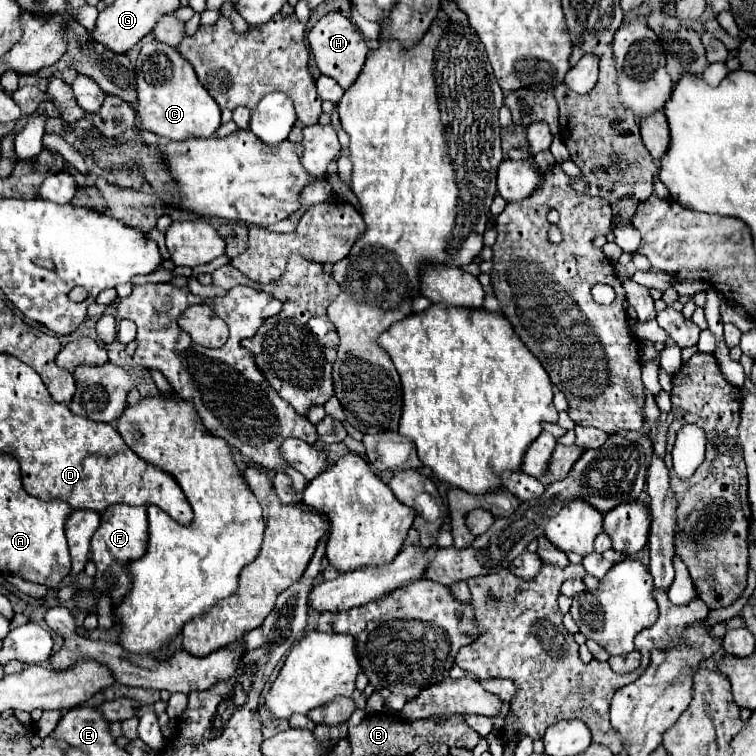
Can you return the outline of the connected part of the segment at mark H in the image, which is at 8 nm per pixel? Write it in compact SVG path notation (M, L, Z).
M327 13L323 19L319 19L315 23L315 27L309 31L307 39L309 39L311 53L315 57L319 71L323 75L333 77L343 89L351 87L351 83L359 77L357 73L361 73L365 57L369 53L369 47L367 47L367 43L363 43L363 35L359 33L357 25L353 25L351 19L343 17L341 13Z

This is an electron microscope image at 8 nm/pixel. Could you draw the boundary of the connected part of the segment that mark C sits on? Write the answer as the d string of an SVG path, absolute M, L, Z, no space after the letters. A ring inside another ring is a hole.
M149 41L141 47L137 59L137 93L139 103L135 111L141 129L153 131L161 137L173 141L185 141L189 137L211 137L221 125L219 105L199 83L191 63L187 63L171 45Z

